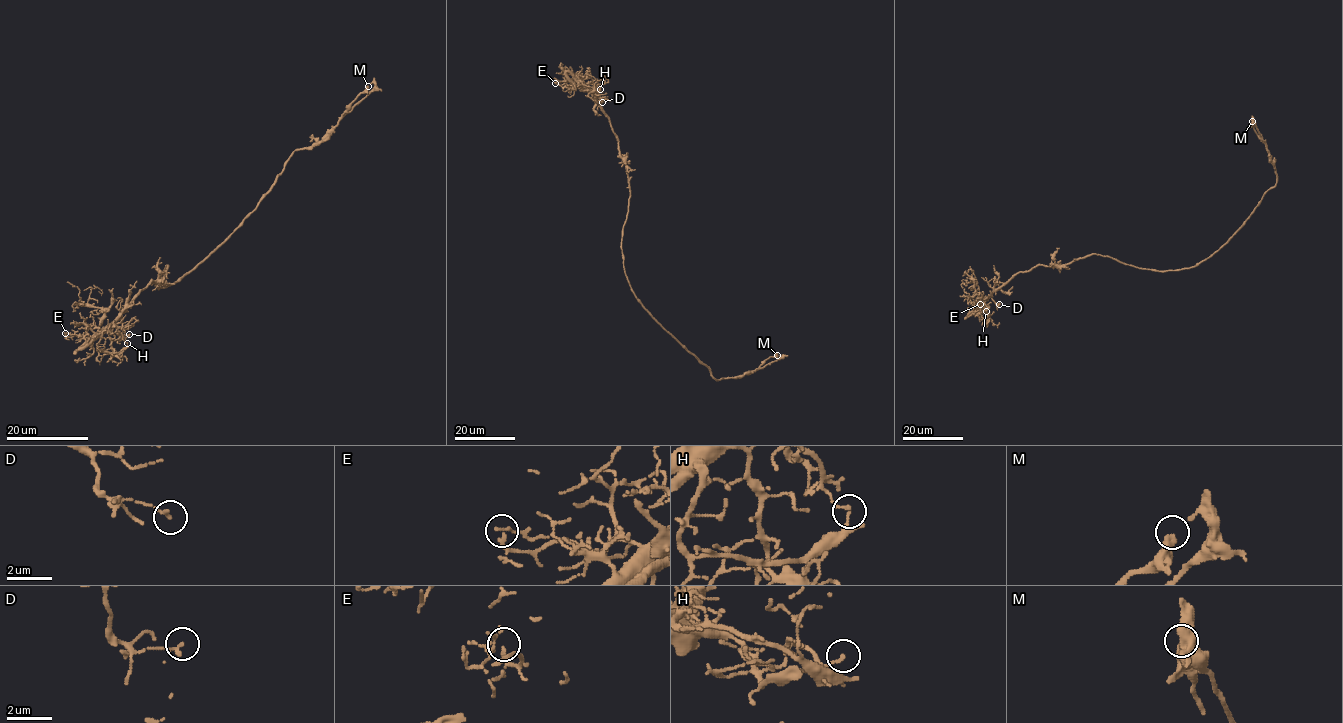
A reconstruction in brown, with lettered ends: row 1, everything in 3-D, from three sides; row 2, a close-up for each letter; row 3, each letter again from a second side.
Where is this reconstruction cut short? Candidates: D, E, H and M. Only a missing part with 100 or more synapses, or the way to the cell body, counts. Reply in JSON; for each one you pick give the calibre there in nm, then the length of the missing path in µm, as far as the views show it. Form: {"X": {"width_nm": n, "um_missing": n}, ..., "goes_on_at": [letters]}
{"goes_on_at": []}

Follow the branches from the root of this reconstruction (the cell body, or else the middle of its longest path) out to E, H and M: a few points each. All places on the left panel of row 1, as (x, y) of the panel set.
E: (160, 288), (156, 282), (167, 265), (163, 278), (152, 280), (111, 323), (83, 337), (68, 337), (65, 333)
H: (160, 288), (156, 282), (167, 265), (163, 278), (152, 280), (104, 330), (115, 326), (127, 343)
M: (160, 288), (187, 274), (217, 247), (256, 208), (289, 156), (294, 151), (315, 147), (368, 86)

